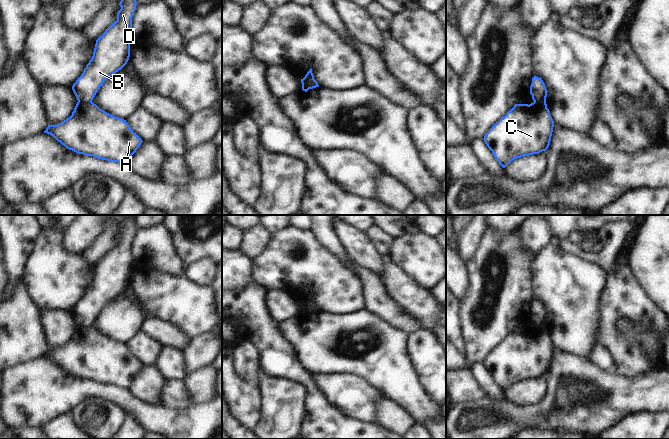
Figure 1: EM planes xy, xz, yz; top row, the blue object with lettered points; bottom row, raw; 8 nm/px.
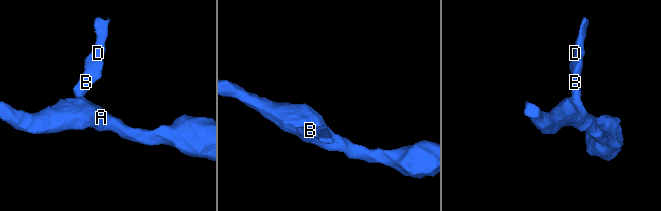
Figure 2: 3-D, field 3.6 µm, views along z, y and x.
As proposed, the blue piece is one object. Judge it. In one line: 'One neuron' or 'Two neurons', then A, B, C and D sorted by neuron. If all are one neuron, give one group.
Two neurons. Groups: A C / B D.

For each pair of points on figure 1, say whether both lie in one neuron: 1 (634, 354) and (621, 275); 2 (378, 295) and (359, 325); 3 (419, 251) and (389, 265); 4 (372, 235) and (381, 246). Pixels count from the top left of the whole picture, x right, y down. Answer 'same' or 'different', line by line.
1: same
2: different
3: different
4: same

